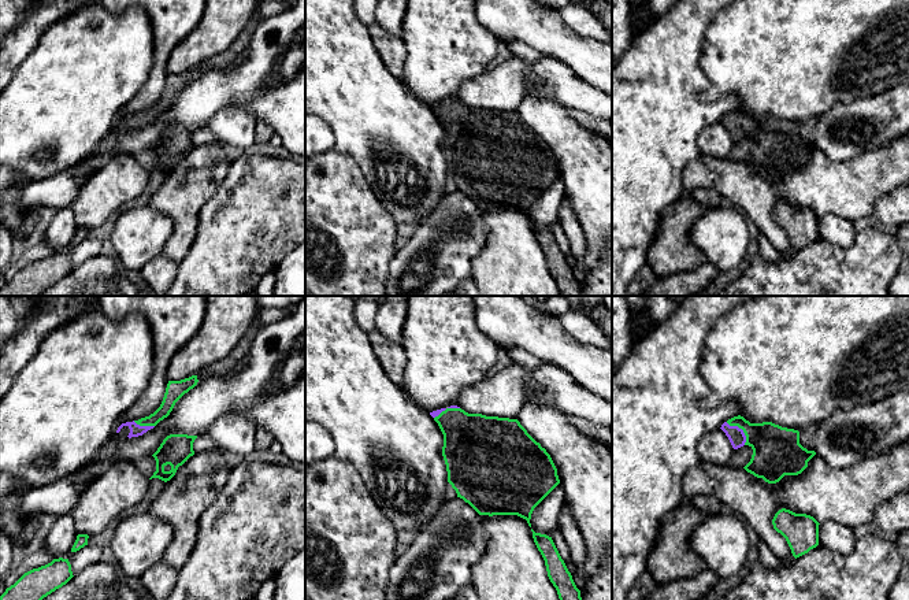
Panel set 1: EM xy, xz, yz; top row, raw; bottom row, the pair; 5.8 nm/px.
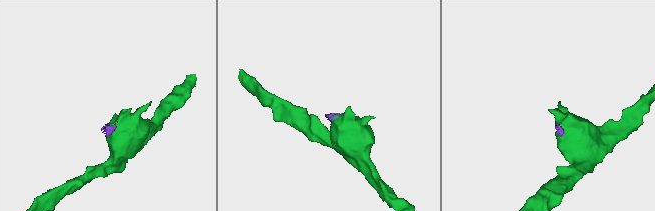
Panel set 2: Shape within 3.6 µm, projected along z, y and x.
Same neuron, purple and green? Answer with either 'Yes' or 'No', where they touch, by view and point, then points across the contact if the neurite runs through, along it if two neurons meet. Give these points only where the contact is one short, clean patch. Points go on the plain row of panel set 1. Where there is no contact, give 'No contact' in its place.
No. Touches purple at yz (741, 122). Boundary: yz (726, 115), (742, 123), (745, 137)

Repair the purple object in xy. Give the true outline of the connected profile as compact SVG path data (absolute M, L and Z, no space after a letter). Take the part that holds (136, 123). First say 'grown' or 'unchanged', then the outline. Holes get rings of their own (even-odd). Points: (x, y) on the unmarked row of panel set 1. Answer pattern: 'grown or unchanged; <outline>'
grown; M134 114L122 116L112 132L99 144L96 151L89 156L88 162L77 168L79 182L85 182L89 174L94 174L101 168L118 151L118 134L126 130L138 130L153 122L155 119L140 119Z

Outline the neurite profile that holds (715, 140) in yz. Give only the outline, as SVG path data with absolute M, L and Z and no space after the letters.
M719 121L702 130L698 137L698 147L702 155L727 158L734 147L734 141L726 126Z

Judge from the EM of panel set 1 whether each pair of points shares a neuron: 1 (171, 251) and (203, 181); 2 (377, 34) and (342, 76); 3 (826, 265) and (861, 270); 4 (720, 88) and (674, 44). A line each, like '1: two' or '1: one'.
1: one
2: two
3: one
4: two

